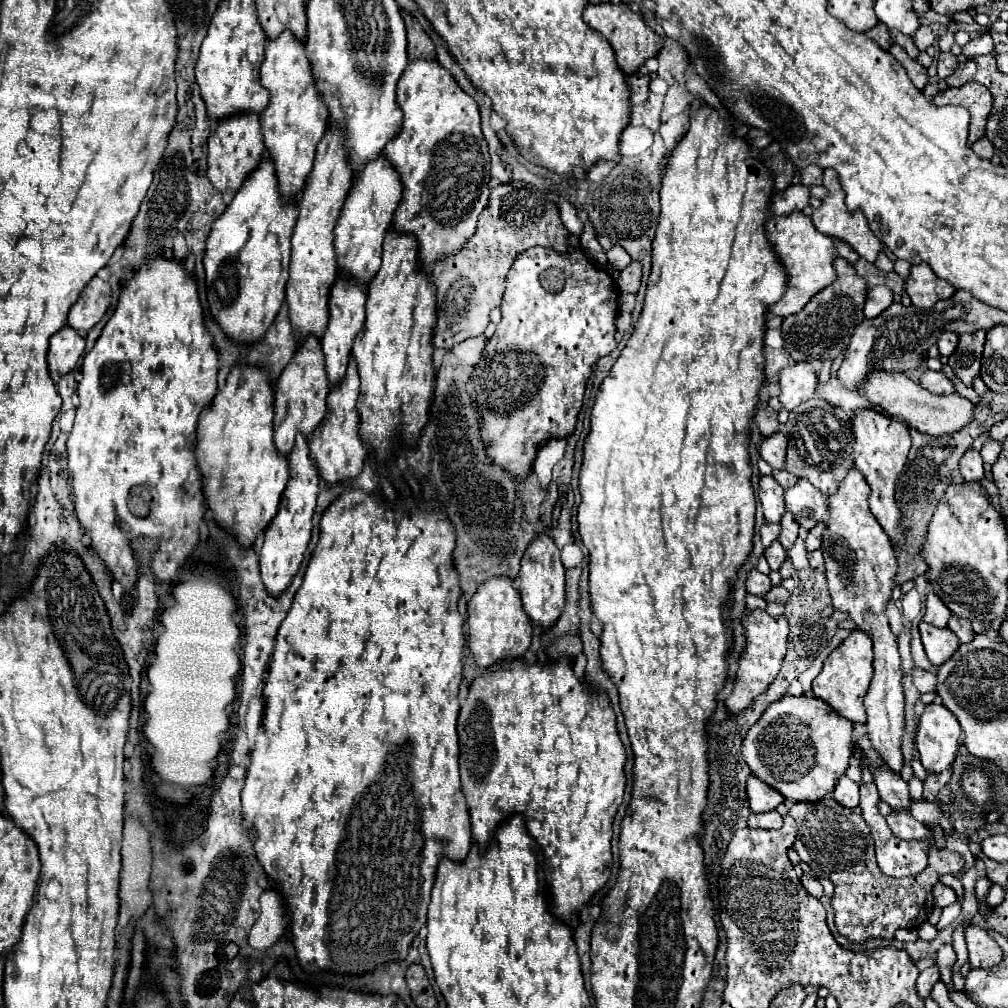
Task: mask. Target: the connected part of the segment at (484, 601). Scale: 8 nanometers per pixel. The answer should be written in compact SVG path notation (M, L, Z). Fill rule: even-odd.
M507 578L487 580L467 604L467 648L479 668L489 668L503 660L519 660L531 646L531 620L523 612L519 592Z

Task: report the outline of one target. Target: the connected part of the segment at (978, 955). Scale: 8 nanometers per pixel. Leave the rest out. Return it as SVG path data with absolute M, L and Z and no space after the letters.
M969 924L969 928L965 928L965 942L969 950L971 968L991 968L1003 960L999 944L989 936L987 930L975 924Z

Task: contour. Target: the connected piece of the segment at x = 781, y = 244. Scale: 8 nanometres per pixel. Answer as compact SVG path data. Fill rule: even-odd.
M793 212L789 216L771 216L765 222L765 234L767 240L771 244L771 248L777 252L781 266L787 270L787 292L783 294L783 298L775 304L771 304L771 308L767 308L769 314L775 316L791 316L795 312L799 312L807 300L811 300L811 296L819 290L823 290L827 284L831 284L835 280L835 270L833 270L833 240L823 236L813 224L811 218L801 214L801 212Z

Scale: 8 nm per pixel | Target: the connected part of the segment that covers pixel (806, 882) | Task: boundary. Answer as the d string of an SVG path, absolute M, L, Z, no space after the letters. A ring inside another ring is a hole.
M805 874L803 880L801 880L801 884L803 884L803 888L805 888L807 892L811 892L811 896L817 896L817 898L823 896L823 886L821 886L819 880L813 880L813 878L809 878L809 876Z

